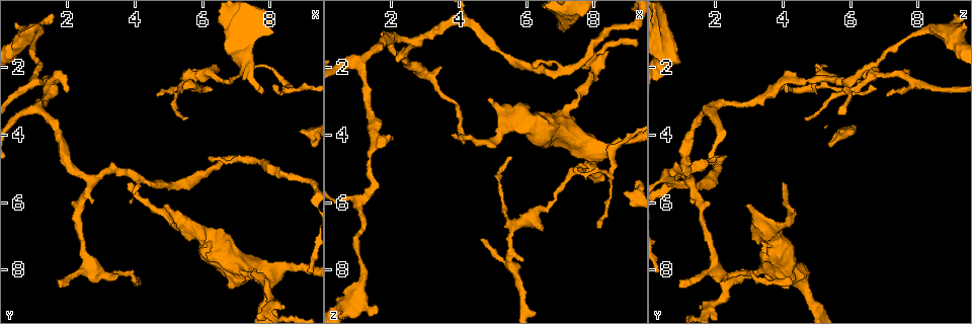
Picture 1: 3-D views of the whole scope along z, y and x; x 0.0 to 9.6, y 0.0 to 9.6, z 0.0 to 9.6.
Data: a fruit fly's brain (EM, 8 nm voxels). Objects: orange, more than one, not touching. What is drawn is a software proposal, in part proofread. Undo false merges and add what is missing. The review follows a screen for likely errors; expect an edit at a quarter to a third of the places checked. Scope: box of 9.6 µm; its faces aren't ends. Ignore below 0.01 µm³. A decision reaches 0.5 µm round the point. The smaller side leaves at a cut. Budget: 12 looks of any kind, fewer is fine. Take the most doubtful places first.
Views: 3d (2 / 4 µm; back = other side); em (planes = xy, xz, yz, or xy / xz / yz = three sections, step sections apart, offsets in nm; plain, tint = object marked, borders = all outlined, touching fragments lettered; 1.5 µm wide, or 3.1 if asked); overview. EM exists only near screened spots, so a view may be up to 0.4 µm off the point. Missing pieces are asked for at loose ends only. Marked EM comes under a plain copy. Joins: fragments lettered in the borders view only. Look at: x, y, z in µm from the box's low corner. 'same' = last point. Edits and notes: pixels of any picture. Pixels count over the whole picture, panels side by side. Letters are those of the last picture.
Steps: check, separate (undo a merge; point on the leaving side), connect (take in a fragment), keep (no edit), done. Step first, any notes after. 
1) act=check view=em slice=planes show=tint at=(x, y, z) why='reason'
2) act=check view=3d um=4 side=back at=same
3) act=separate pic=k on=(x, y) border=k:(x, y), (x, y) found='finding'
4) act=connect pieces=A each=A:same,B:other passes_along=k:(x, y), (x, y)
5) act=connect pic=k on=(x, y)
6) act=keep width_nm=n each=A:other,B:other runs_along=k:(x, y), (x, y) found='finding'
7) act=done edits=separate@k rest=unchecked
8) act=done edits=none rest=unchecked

act=check view=em slice=planes show=borders at=(6.80, 8.55, 4.20) why='an open end'

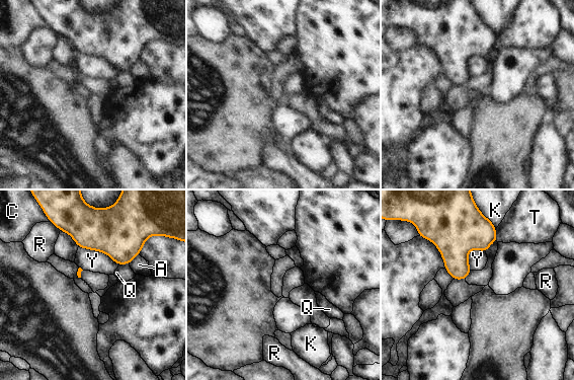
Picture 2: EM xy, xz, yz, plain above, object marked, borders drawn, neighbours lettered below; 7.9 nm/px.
act=keep each=A:other,C:other,K:other,Q:other,R:other,T:other,Y:other border=2:(78, 246), (104, 252), (118, 264) found='none of them fits'

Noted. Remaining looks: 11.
act=check view=em slice=planes show=borders at=(4.10, 8.40, 4.25) why='tapers out'

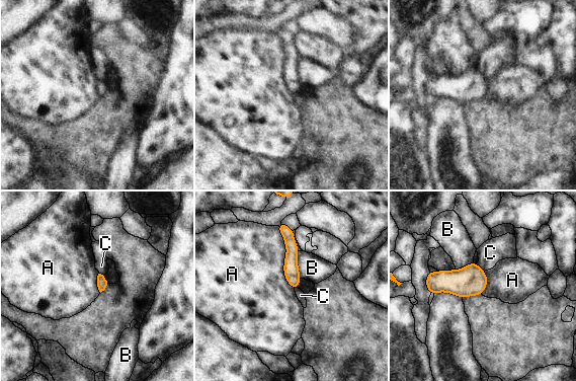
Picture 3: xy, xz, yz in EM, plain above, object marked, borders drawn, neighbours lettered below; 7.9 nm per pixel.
act=keep each=A:other,B:other,C:other border=3:(276, 226), (294, 290) found='none of them fits'

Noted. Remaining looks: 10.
act=check view=em slice=xz step=4 show=tint at=(5.50, 2.40, 7.80) why='sharp bend'

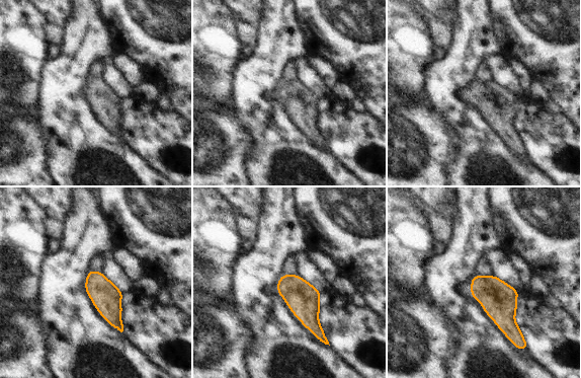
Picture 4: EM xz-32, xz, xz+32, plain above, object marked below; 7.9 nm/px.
act=check view=em slice=planes show=borders at=same why='cut it another way'

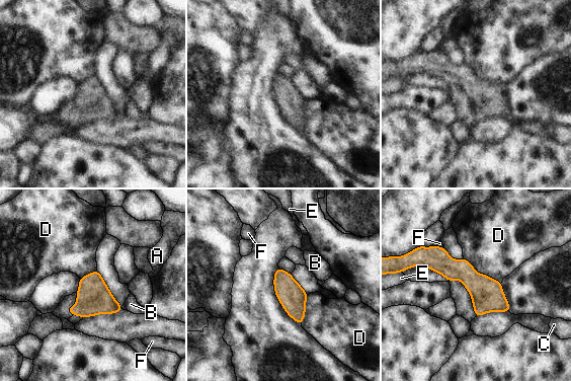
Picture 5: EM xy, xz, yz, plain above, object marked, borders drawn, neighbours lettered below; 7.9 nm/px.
act=keep width_nm=220 each=A:other,B:other,C:other,D:other,E:other,F:other runs_along=5:(426, 254), (462, 270), (507, 309) found='continuous, no second cell'

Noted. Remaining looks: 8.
act=check view=3d um=2 at=(8.15, 2.65, 6.70) why='thin end'

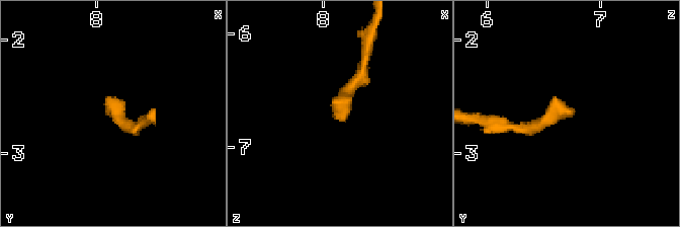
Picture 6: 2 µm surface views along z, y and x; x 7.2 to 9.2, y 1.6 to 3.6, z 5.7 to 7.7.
act=check view=em um=3.1 slice=xy step=16 show=tint at=(8.14, 2.68, 6.74)

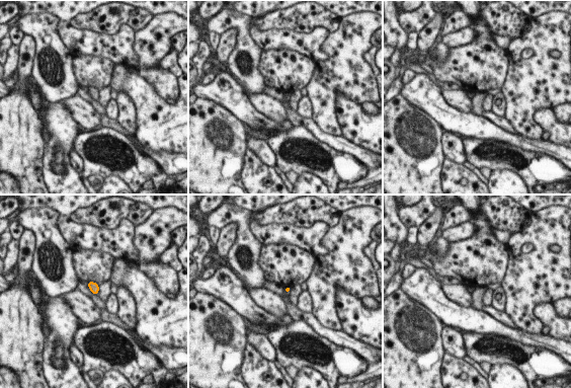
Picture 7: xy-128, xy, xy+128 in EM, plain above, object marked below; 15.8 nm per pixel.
act=check view=em um=3.1 slice=planes show=borders at=same

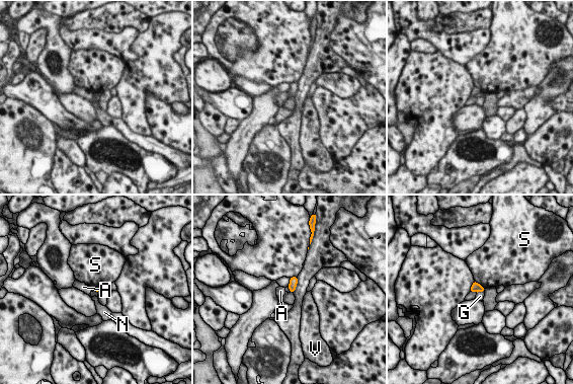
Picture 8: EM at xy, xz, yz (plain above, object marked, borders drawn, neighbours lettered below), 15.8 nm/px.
act=keep width_nm=70 each=A:other,G:other,N:other,S:other,V:other border=8:(484, 291), (477, 293) found='none of them fits'

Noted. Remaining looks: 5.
act=check view=em slice=xz step=8 show=tint at=(5.15, 6.60, 4.15) why='thick turns thin'

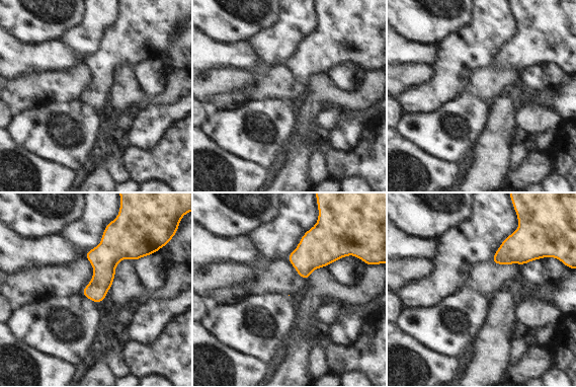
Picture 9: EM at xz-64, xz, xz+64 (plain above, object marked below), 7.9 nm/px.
act=check view=em slice=planes show=tint at=same why='cut it another way'

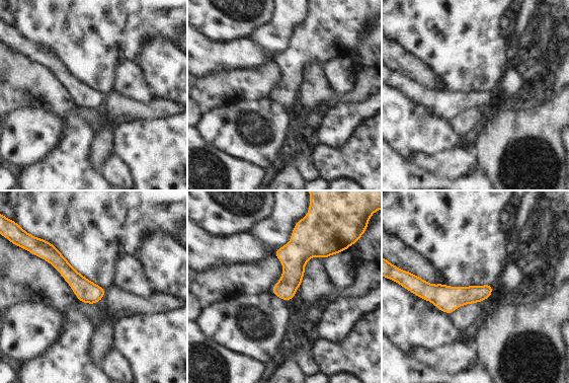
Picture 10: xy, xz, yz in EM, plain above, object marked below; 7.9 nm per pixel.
act=check view=em slice=planes show=borders at=same why='what lies round it'

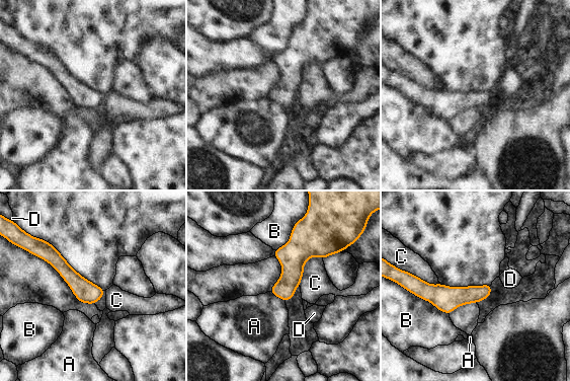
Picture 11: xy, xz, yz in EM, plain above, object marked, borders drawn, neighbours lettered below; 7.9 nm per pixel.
act=keep each=A:other,B:other,C:other,D:other runs_along=11:(43, 249), (88, 293), (100, 294) found='all the same cell'

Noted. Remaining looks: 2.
act=done edits=none rest=unchecked

